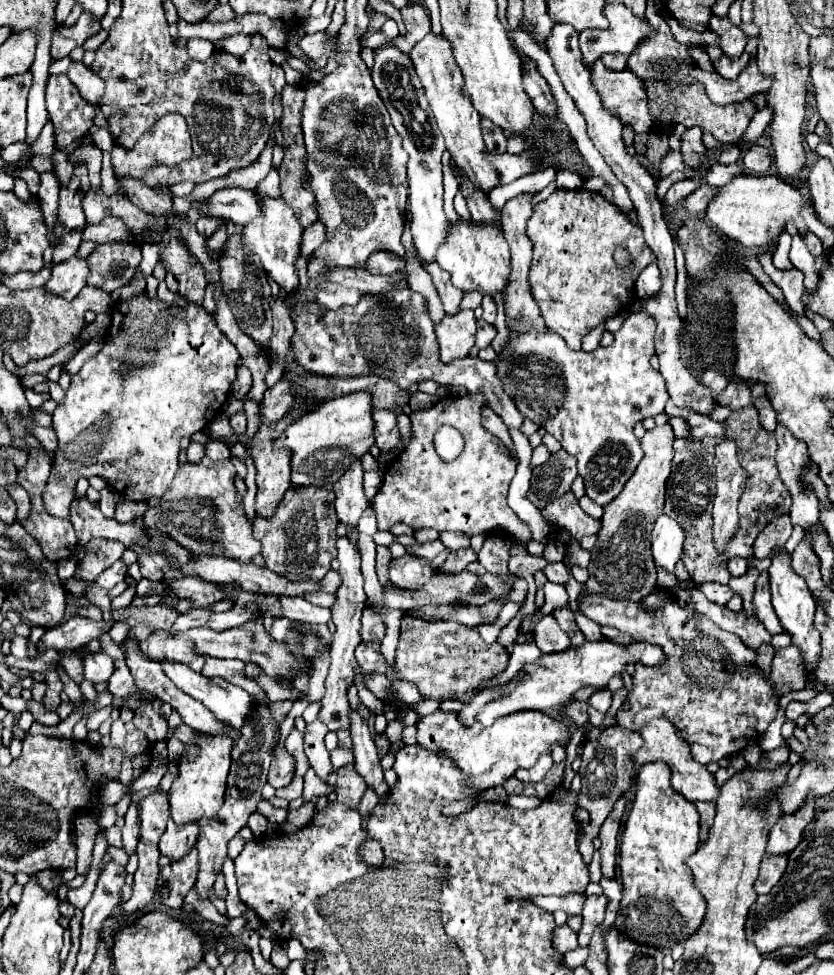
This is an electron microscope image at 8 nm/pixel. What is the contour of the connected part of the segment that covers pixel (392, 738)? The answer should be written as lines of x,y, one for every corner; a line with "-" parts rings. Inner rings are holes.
392,720
388,722
388,726
382,735
385,736
390,742
391,748
388,751
389,755
396,754
396,752
398,752
401,748
401,732
403,728
404,725
397,720

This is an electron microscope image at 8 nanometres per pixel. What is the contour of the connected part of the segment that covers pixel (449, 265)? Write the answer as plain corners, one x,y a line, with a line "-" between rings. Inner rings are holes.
462,218
456,224
448,224
448,238
438,248
436,260
444,270
448,270
452,274
452,284
456,288
460,288
462,292
480,292
482,296
488,294
492,298
496,294
506,292
508,278
510,278
510,250
508,250
508,244
504,240
502,230
498,230
494,226
480,226
480,224
474,224
474,222
464,222

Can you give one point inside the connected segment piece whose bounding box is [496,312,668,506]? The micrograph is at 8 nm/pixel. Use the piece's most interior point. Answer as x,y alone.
589,401

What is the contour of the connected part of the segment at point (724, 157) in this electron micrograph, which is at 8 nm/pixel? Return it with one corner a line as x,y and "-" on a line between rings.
719,145
720,149
722,150
722,154
718,158
718,163
726,166
728,164
734,164
735,162
738,162
738,158
740,158
740,150
738,148
734,148
734,145

